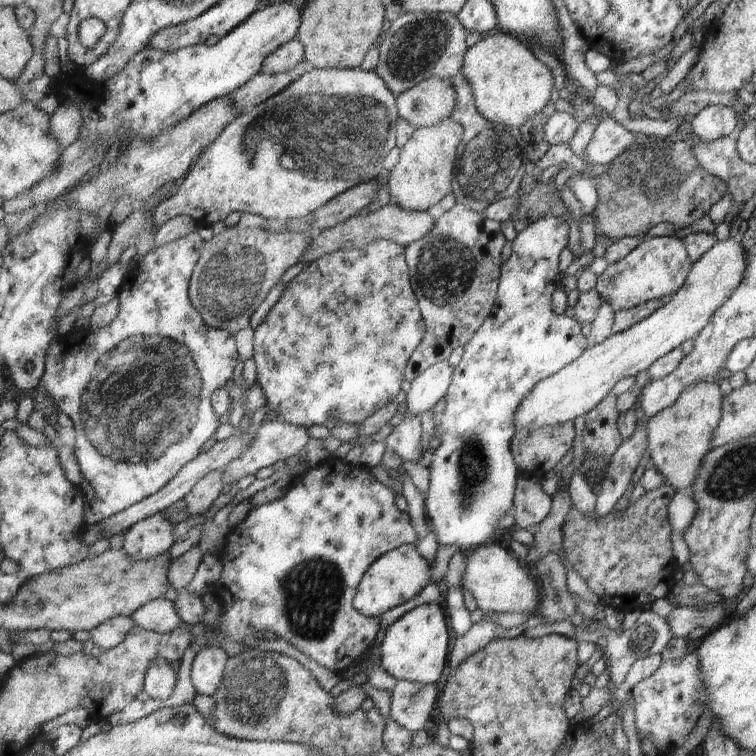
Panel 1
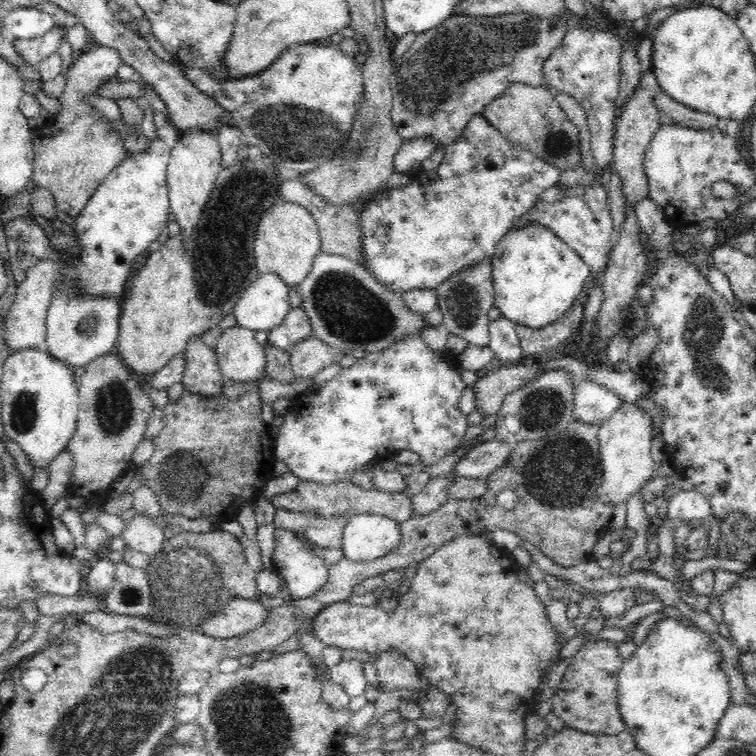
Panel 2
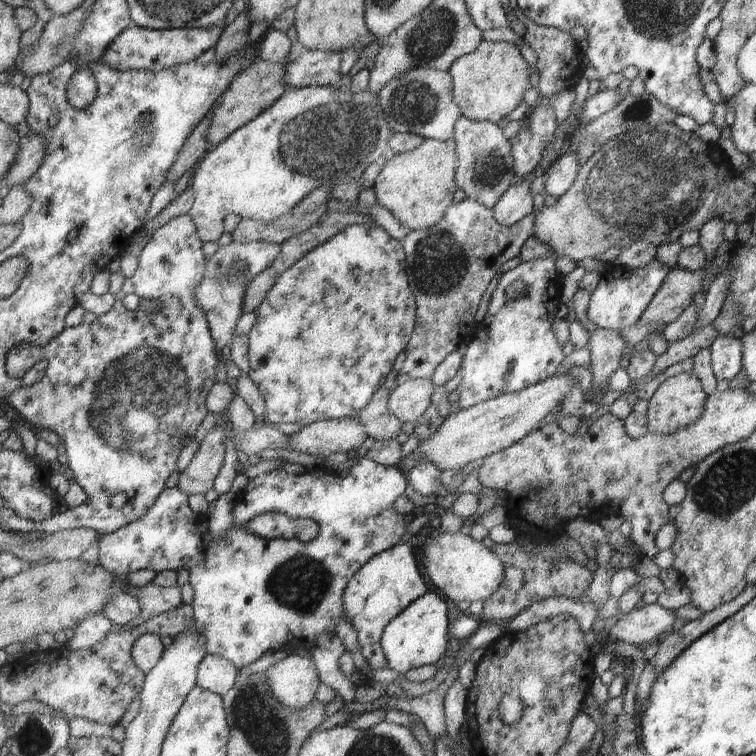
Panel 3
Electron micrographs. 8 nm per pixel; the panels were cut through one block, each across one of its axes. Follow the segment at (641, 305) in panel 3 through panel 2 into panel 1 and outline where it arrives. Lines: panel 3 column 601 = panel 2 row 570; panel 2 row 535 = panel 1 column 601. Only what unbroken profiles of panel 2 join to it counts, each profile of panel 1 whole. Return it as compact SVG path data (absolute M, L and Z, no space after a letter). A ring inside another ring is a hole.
M674 236L649 239L644 237L625 258L609 263L604 272L596 276L596 286L593 290L614 312L618 309L631 309L657 301L663 296L673 297L684 284L691 266L681 239Z

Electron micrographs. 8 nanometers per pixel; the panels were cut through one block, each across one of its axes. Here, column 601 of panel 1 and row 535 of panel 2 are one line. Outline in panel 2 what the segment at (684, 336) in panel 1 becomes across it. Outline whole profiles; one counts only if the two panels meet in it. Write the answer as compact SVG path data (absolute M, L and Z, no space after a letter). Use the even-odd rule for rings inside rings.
M355 514L343 527L341 551L352 562L378 559L400 542L398 522L386 516Z

